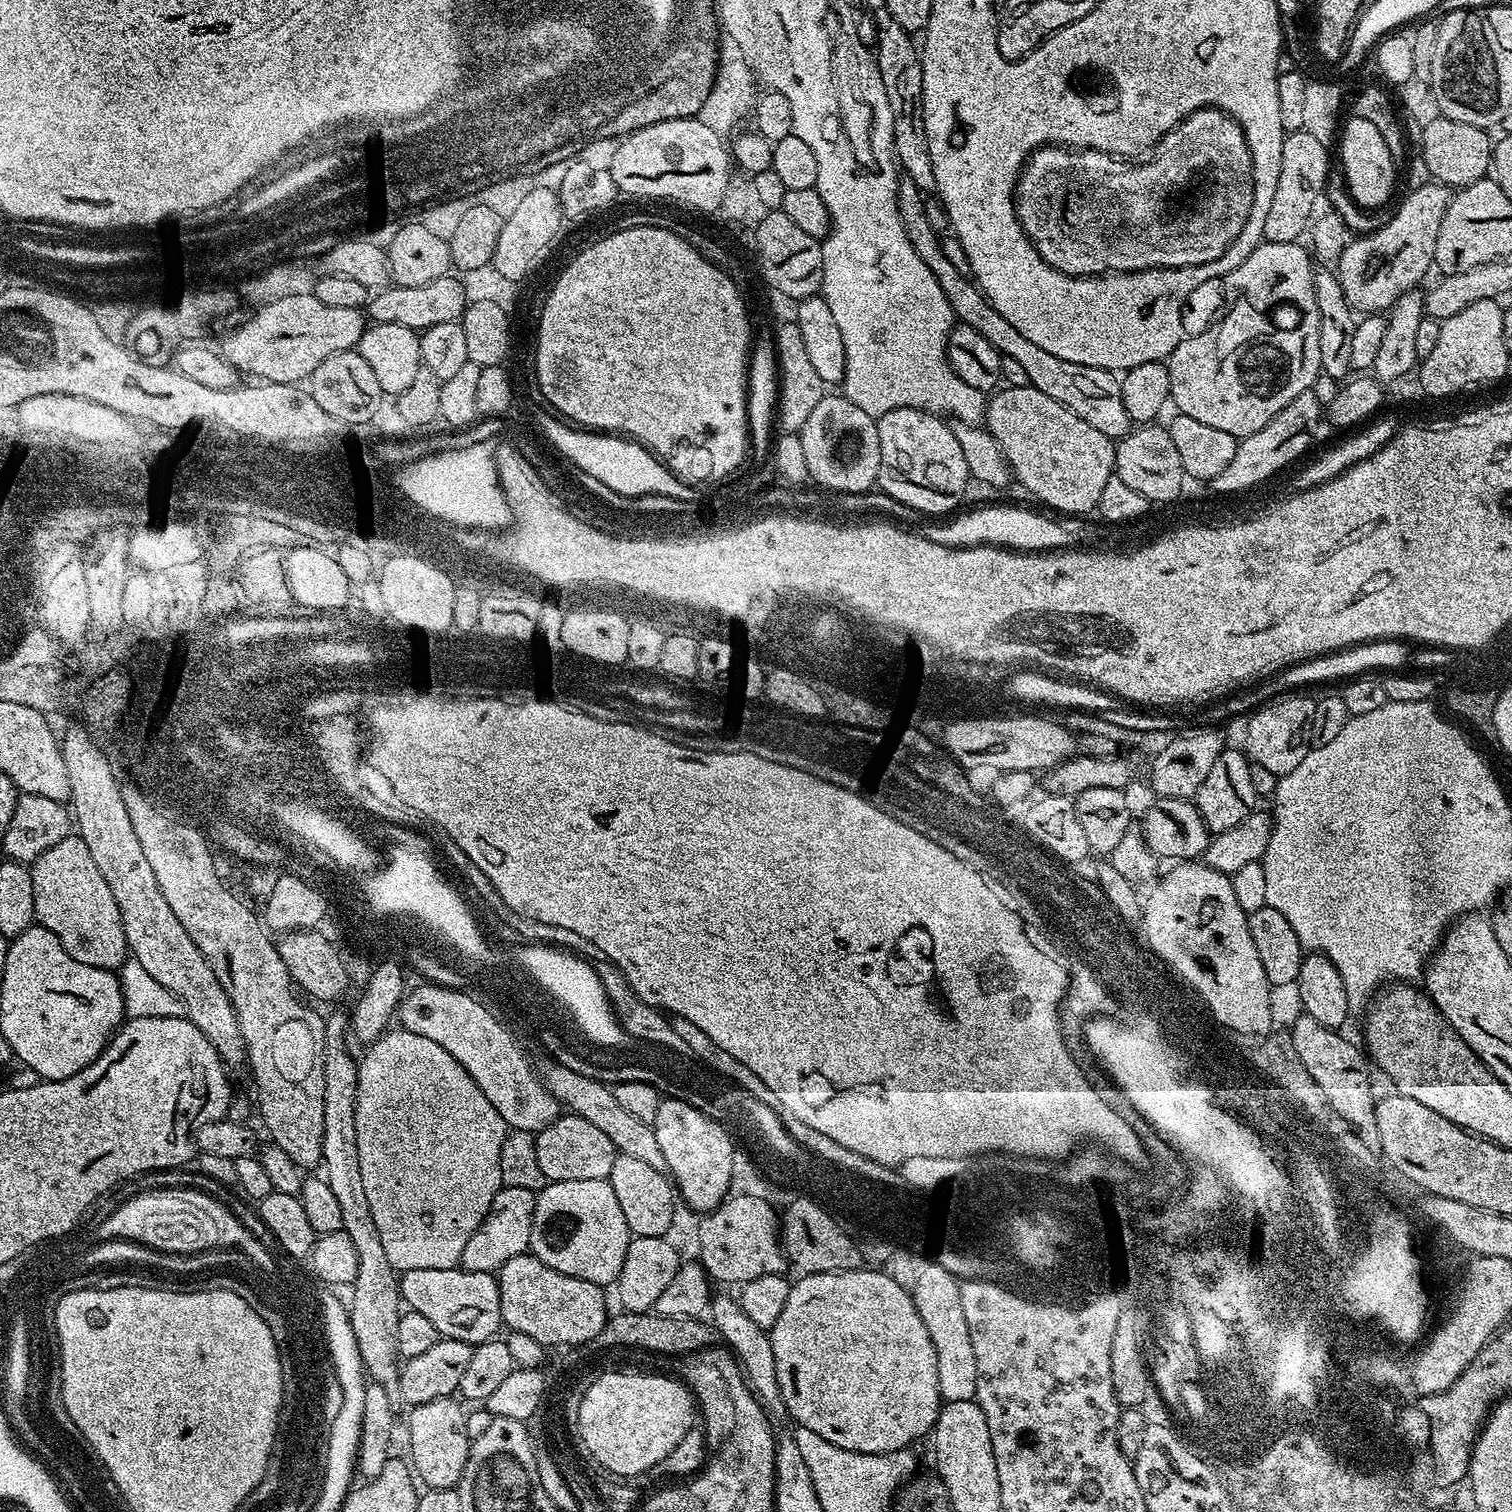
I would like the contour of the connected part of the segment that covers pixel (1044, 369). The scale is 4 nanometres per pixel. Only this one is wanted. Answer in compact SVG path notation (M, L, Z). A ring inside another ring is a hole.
M910 179L901 180L901 184L897 183L894 188L900 224L904 228L910 246L914 246L918 258L922 258L922 262L930 270L930 274L934 274L942 294L950 302L953 317L959 323L978 330L978 334L982 334L982 338L986 338L986 342L990 342L990 346L994 346L994 350L998 350L1001 357L1008 359L1009 356L1024 371L1024 376L1028 379L1025 381L1031 387L1042 390L1042 394L1054 398L1054 402L1058 402L1069 408L1074 414L1078 414L1078 418L1082 418L1082 422L1090 422L1090 426L1094 426L1094 430L1106 434L1109 440L1115 442L1129 432L1130 421L1126 414L1126 408L1122 406L1122 390L1117 373L1094 366L1078 366L1078 362L1066 362L1066 358L1058 358L1055 354L1050 354L1047 350L1034 346L1034 342L1029 342L1023 334L1018 334L1018 330L1014 330L1014 326L1010 326L1010 322L1006 322L1006 318L1002 318L1002 314L998 314L998 310L994 310L990 306L990 302L975 283L963 271L960 273L956 269L954 264L956 262L942 252L940 249L941 237L936 230L930 228L927 222L924 210L926 202L922 197L922 192Z

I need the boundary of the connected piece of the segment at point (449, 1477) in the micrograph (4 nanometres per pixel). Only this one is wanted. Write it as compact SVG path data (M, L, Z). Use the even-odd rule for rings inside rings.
M443 1396L434 1402L415 1405L406 1416L407 1451L412 1451L411 1467L428 1488L456 1488L468 1461L470 1441L466 1434L466 1408L459 1399Z

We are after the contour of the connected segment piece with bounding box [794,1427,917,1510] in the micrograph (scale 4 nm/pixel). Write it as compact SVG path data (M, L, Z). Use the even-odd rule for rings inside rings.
M797 1427L794 1435L798 1451L802 1454L802 1458L806 1458L806 1470L810 1470L812 1481L816 1484L816 1493L825 1510L884 1508L888 1504L888 1499L890 1504L901 1485L917 1471L916 1456L908 1448L900 1448L897 1452L868 1454L842 1450L842 1446L826 1442L826 1438L814 1434L814 1430Z

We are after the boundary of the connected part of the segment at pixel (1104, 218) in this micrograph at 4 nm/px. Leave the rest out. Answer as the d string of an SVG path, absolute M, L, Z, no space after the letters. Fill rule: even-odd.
M1199 108L1199 110L1197 110L1197 111L1196 111L1196 112L1189 112L1189 113L1188 113L1188 116L1187 116L1187 117L1186 117L1186 119L1184 119L1184 120L1181 120L1181 122L1180 122L1180 124L1179 124L1179 125L1178 125L1178 126L1174 126L1174 127L1173 127L1173 128L1171 128L1171 129L1170 129L1170 130L1169 130L1169 131L1168 131L1168 133L1167 133L1167 134L1165 134L1165 135L1164 135L1164 137L1163 137L1163 138L1162 138L1162 139L1161 139L1161 140L1158 140L1158 141L1156 141L1156 143L1155 143L1155 145L1154 145L1154 147L1153 147L1153 148L1152 148L1152 149L1151 149L1151 152L1150 152L1150 155L1152 155L1152 157L1150 157L1150 158L1149 158L1149 160L1144 160L1144 161L1142 161L1142 162L1141 162L1141 164L1132 164L1132 163L1136 163L1136 162L1129 162L1129 161L1128 161L1128 160L1127 160L1127 159L1124 159L1124 158L1121 158L1121 157L1118 157L1118 156L1111 156L1111 154L1109 154L1109 152L1099 152L1099 151L1098 151L1098 150L1094 150L1094 149L1093 149L1093 148L1066 148L1066 147L1063 147L1063 146L1045 146L1045 147L1042 147L1042 148L1038 148L1038 149L1036 149L1036 151L1035 151L1035 152L1033 152L1033 153L1032 153L1032 155L1031 155L1031 156L1029 156L1029 157L1028 157L1028 159L1027 159L1027 160L1025 160L1025 161L1024 161L1024 167L1023 167L1023 168L1021 168L1021 170L1020 170L1020 175L1019 175L1019 176L1017 176L1017 178L1016 178L1016 187L1015 187L1015 189L1014 189L1014 211L1015 211L1015 213L1016 213L1016 222L1017 222L1017 224L1019 224L1019 226L1020 226L1020 229L1021 229L1021 230L1022 230L1022 231L1024 231L1024 233L1025 233L1025 234L1027 234L1027 236L1028 236L1028 240L1029 240L1029 242L1031 242L1031 244L1032 244L1032 246L1033 246L1033 248L1034 248L1034 250L1035 250L1035 251L1036 251L1036 252L1037 252L1037 253L1038 253L1038 254L1039 254L1039 255L1040 255L1040 256L1041 256L1041 257L1042 257L1042 258L1043 258L1043 259L1044 259L1044 261L1046 261L1046 263L1047 263L1047 264L1048 264L1048 265L1050 265L1050 267L1052 267L1052 268L1053 268L1053 269L1054 269L1054 270L1058 270L1058 271L1059 271L1059 272L1061 272L1061 273L1062 273L1062 274L1066 274L1066 275L1067 275L1067 276L1103 276L1103 275L1104 275L1104 273L1106 273L1106 272L1141 272L1141 271L1142 271L1142 270L1144 270L1144 269L1146 269L1146 268L1193 268L1193 267L1194 267L1194 266L1196 266L1196 265L1198 265L1198 264L1205 264L1205 263L1206 263L1206 262L1212 262L1212 261L1214 261L1214 260L1218 260L1218 259L1220 259L1220 255L1221 255L1221 254L1223 254L1223 253L1224 253L1224 251L1226 251L1226 250L1227 250L1227 249L1228 249L1228 247L1230 247L1230 245L1232 245L1232 242L1233 242L1233 240L1234 240L1234 238L1236 238L1236 237L1237 237L1237 236L1238 236L1238 234L1239 234L1239 233L1240 233L1240 231L1241 231L1241 230L1242 230L1242 226L1246 226L1246 218L1247 218L1247 217L1248 217L1248 215L1249 215L1249 214L1250 214L1250 206L1251 206L1251 205L1252 205L1252 199L1253 199L1253 198L1254 198L1254 194L1255 194L1255 193L1256 193L1256 181L1255 181L1255 180L1253 180L1253 178L1252 178L1252 155L1251 155L1251 154L1250 154L1250 146L1249 146L1249 145L1248 145L1248 143L1247 143L1247 142L1246 142L1246 134L1245 134L1245 133L1244 133L1244 128L1243 128L1243 127L1242 127L1242 126L1241 126L1241 125L1240 125L1240 123L1239 123L1239 122L1237 122L1237 121L1236 121L1236 119L1234 119L1234 117L1232 117L1232 116L1229 116L1229 115L1228 115L1228 113L1227 113L1227 112L1224 112L1224 111L1223 111L1223 110L1222 110L1222 109L1221 109L1221 108Z

